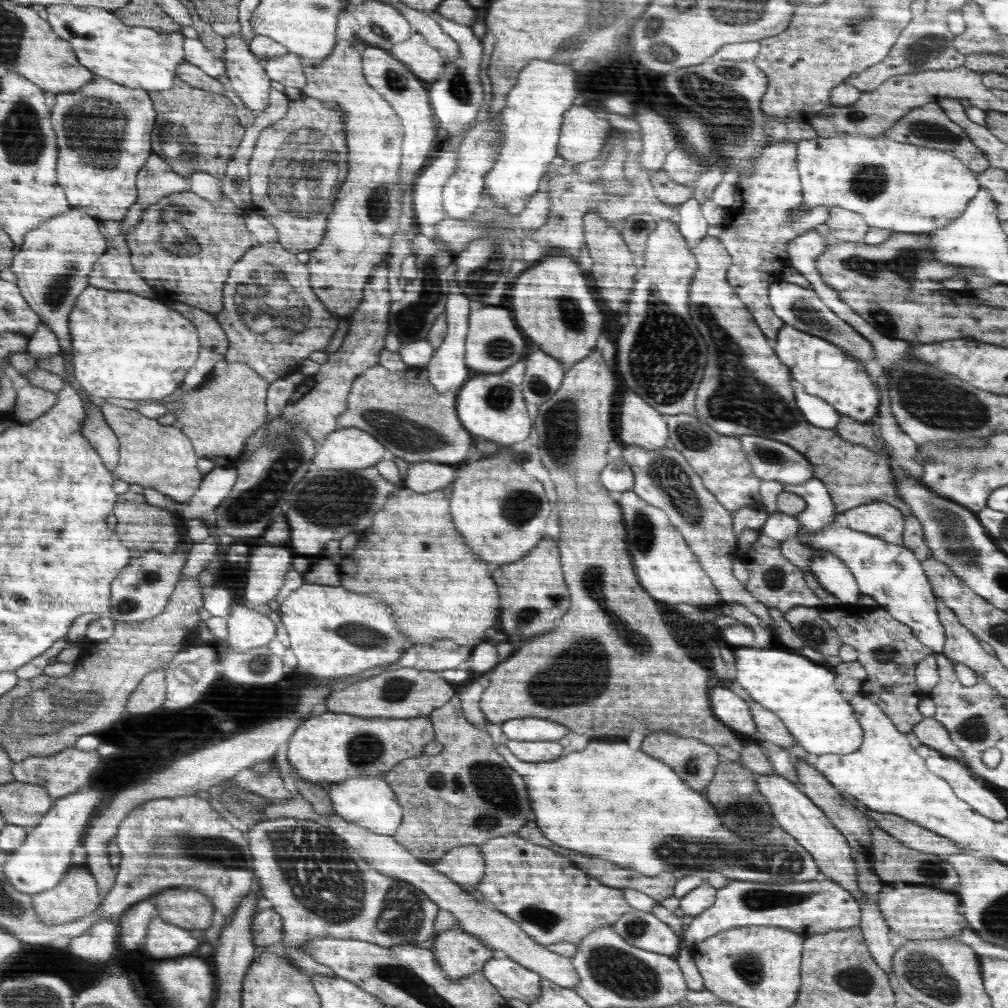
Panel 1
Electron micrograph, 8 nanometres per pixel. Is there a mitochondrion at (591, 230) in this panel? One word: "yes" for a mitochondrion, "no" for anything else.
no

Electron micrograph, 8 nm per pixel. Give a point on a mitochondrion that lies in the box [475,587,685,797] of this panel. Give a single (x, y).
(580, 672)

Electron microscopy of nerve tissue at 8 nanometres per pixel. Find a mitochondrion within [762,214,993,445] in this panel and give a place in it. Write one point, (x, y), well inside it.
(909, 260)

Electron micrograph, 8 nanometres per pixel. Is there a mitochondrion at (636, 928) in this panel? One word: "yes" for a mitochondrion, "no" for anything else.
yes

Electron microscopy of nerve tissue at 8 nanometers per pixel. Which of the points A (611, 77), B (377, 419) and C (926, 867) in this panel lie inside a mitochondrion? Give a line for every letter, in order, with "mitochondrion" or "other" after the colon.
A: other
B: mitochondrion
C: mitochondrion

